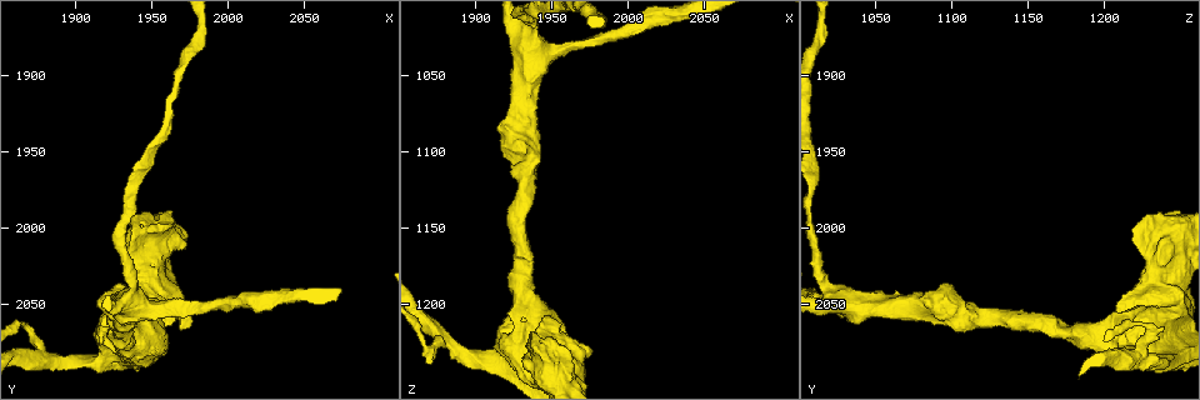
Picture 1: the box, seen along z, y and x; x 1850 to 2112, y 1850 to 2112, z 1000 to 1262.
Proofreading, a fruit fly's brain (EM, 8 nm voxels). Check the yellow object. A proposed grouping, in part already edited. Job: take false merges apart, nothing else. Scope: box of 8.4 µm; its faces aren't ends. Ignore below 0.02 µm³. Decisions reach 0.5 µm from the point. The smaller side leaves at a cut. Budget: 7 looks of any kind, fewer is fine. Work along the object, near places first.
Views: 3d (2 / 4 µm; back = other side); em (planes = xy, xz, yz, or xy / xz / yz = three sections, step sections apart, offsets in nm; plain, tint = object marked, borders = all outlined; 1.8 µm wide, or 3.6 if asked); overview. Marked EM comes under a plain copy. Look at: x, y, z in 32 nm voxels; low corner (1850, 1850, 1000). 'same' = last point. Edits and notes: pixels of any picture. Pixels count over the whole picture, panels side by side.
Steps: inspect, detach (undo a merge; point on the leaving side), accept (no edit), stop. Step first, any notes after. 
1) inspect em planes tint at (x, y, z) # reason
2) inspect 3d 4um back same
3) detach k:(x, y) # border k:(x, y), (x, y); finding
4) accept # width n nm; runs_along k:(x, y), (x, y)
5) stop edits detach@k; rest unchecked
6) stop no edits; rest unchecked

inspect em 3.6um yz step 16 tint at (1936, 2046, 1028) # looks like a crossing

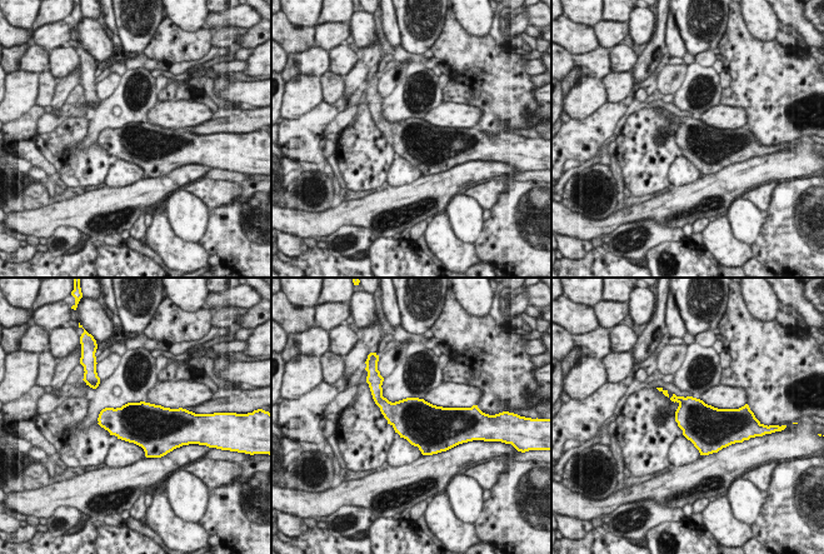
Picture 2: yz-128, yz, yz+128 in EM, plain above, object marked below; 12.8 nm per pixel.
inspect em 3.6um planes tint same

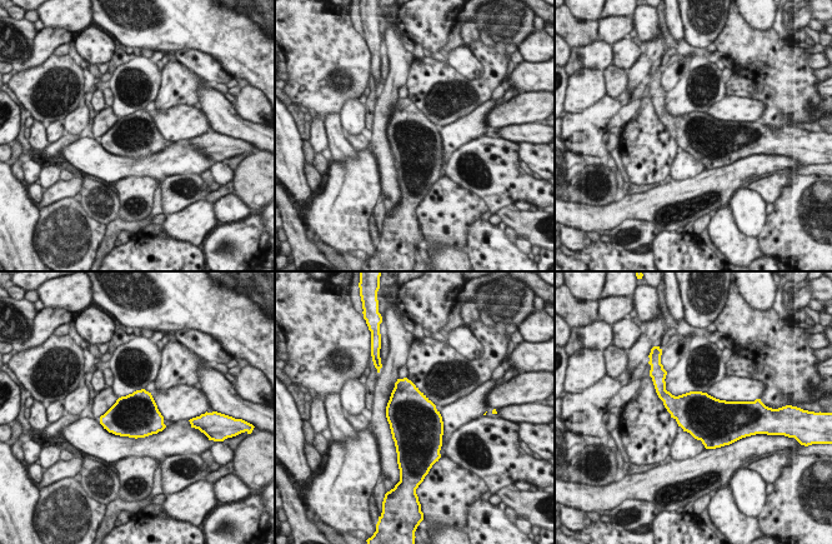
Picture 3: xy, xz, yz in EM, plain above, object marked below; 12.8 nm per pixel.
accept # one cell here

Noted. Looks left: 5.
inspect em planes tint at (1882, 2086, 1224) # three arms meet

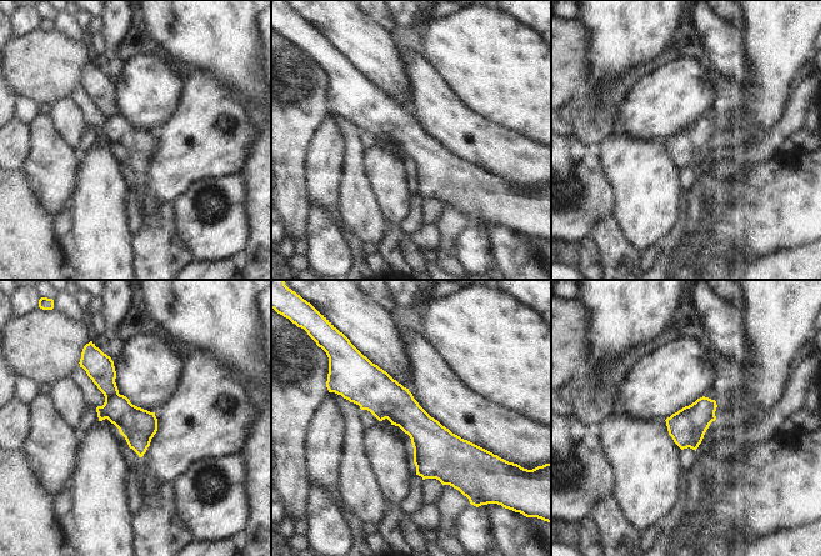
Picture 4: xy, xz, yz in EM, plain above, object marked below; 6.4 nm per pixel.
detach 4:(99, 366) # width 220 nm; border 4:(118, 391), (105, 397); two cells meet here

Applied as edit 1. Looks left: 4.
inspect em 3.6um planes tint at (1944, 2022, 1236) # calibre changes

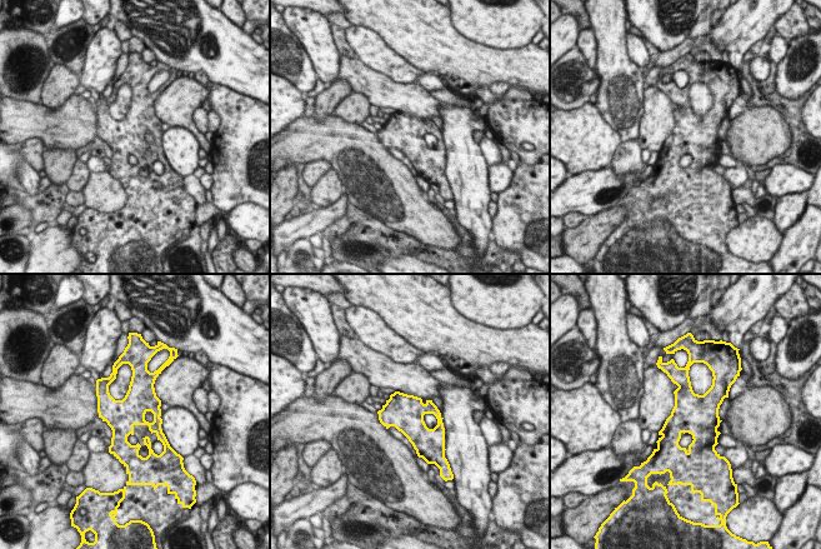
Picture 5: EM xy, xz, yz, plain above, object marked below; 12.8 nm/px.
accept # all the same cell

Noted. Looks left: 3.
stop edits detach@4; rest unchecked

